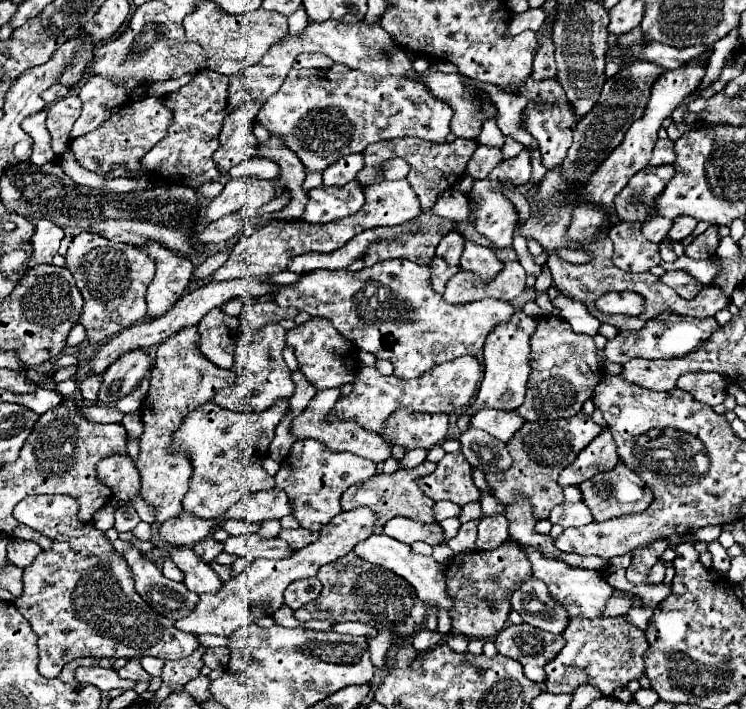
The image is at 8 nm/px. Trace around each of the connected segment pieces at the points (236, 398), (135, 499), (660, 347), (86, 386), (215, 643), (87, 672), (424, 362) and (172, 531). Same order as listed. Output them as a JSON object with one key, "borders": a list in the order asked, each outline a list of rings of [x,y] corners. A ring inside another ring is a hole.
{"borders":[[[[264,326],[256,334],[242,334],[234,350],[234,372],[236,382],[216,394],[214,402],[220,408],[234,412],[260,412],[270,408],[278,398],[288,398],[294,394],[294,382],[290,378],[290,368],[282,358],[286,346],[286,330],[282,326]]],[[[110,454],[102,458],[96,466],[96,474],[98,480],[106,484],[118,500],[132,502],[132,508],[140,514],[142,522],[158,524],[156,508],[140,496],[140,474],[128,454]]],[[[662,314],[662,318],[648,322],[648,326],[644,330],[640,330],[640,334],[628,334],[624,330],[614,340],[608,340],[608,344],[604,348],[604,356],[610,362],[618,362],[618,364],[624,364],[632,358],[646,358],[646,360],[680,358],[680,356],[686,356],[686,354],[698,350],[700,344],[704,340],[708,340],[716,330],[718,330],[716,318],[698,320],[698,318],[684,318],[678,314]]],[[[90,374],[88,378],[84,378],[84,380],[80,382],[80,394],[82,394],[82,398],[84,398],[88,404],[94,404],[94,402],[96,402],[100,384],[102,384],[102,374]]],[[[200,634],[196,636],[198,642],[206,648],[218,648],[218,646],[228,646],[228,638],[220,638],[220,636],[212,636],[212,634]]],[[[80,666],[76,670],[76,680],[78,682],[88,682],[92,686],[96,686],[98,690],[112,690],[112,688],[120,688],[120,690],[130,690],[134,686],[132,680],[124,680],[116,674],[116,670],[112,668],[100,668],[100,666]]],[[[384,260],[360,272],[314,270],[302,274],[296,284],[284,286],[280,294],[274,294],[274,302],[326,318],[354,346],[392,362],[394,374],[402,380],[464,354],[478,354],[486,336],[514,314],[512,304],[494,298],[448,304],[430,286],[430,266],[416,266],[408,260]]],[[[182,512],[180,518],[168,518],[168,522],[160,524],[160,538],[162,544],[176,544],[176,546],[190,546],[194,542],[204,540],[216,528],[216,520],[204,520],[200,516],[192,516]]]]}

